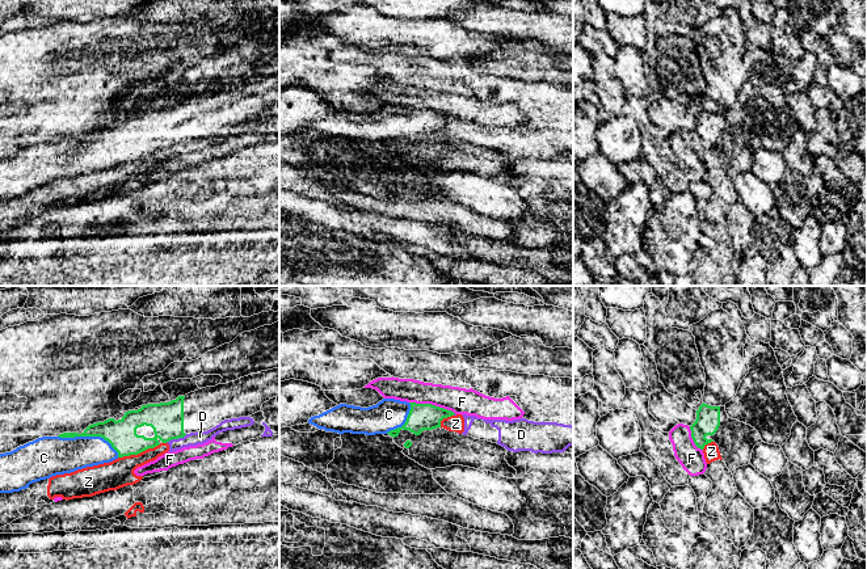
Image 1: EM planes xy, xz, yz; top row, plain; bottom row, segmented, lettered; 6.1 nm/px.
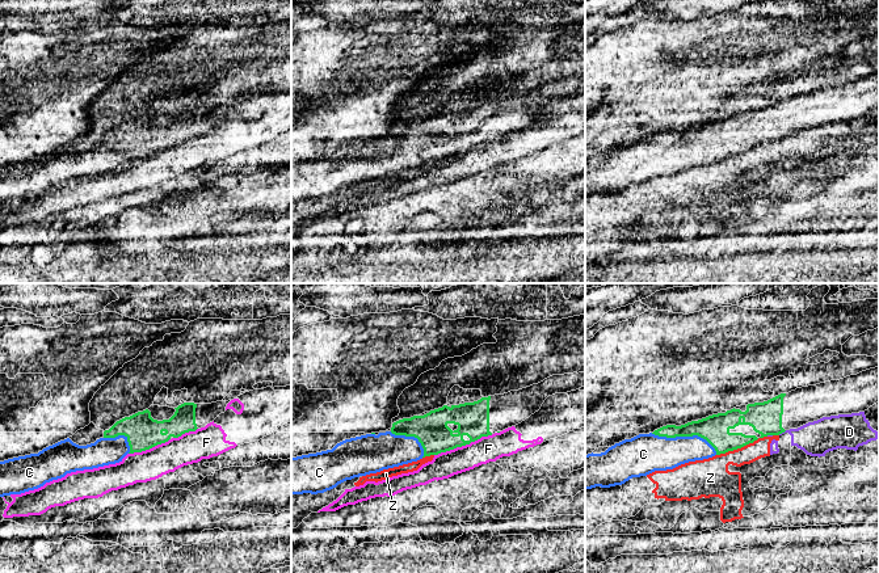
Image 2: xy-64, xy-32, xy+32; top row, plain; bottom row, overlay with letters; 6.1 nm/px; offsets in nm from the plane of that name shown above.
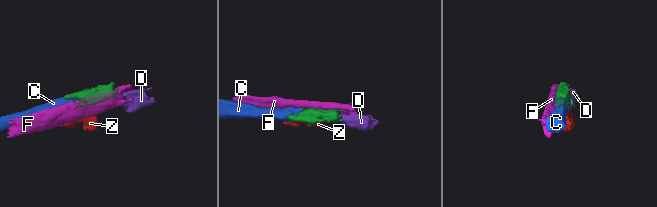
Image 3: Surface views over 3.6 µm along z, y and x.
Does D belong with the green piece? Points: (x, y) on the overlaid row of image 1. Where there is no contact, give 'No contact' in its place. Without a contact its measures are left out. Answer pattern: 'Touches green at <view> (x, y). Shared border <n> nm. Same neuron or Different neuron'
Touches green at xy (176, 438). Shared border 140 nm. Different neuron

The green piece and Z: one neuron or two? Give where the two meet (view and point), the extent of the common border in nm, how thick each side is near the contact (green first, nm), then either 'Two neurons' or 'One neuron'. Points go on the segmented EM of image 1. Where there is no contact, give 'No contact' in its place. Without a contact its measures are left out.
Touches green at xy (139, 452). Shared border 280 nm. Thickness 190 nm (green) against 180 nm. Two neurons

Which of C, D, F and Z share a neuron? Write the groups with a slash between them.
C / D Z / F

